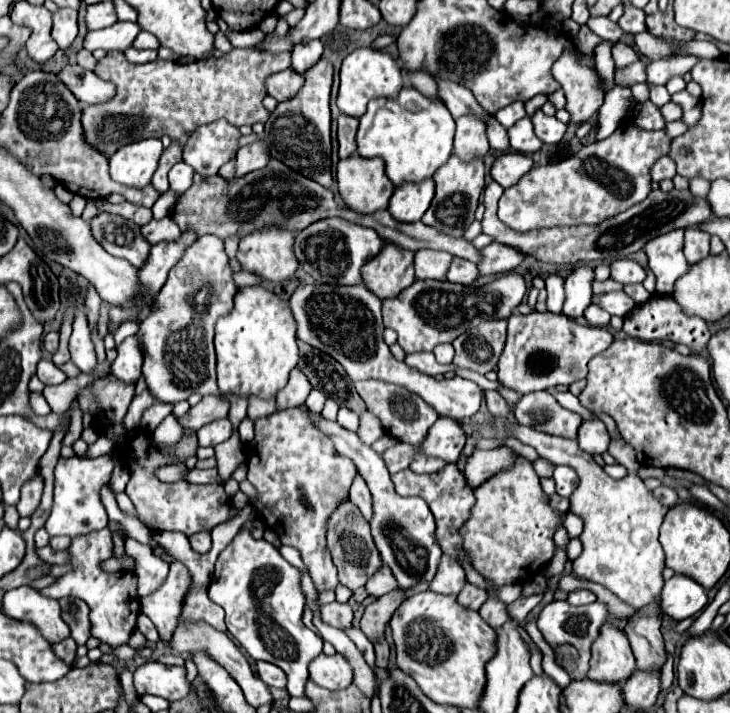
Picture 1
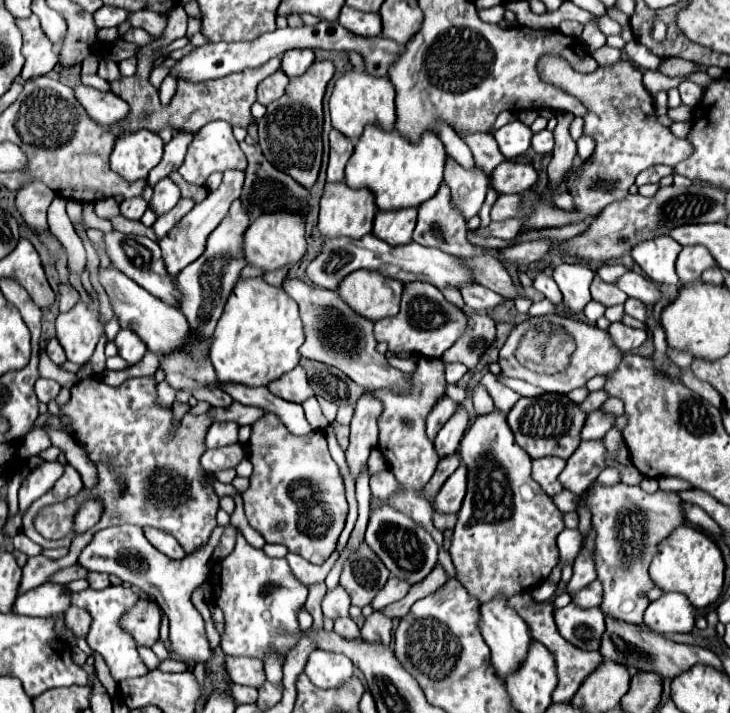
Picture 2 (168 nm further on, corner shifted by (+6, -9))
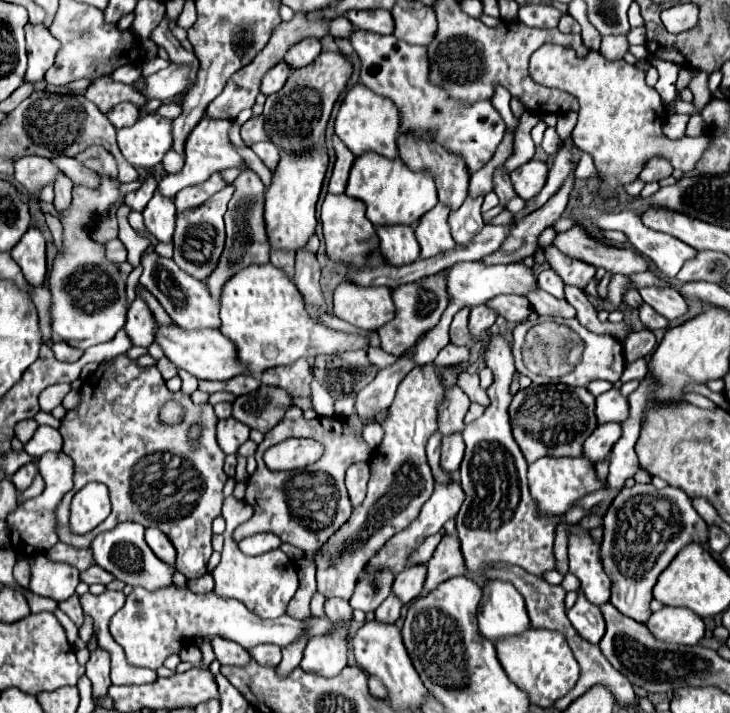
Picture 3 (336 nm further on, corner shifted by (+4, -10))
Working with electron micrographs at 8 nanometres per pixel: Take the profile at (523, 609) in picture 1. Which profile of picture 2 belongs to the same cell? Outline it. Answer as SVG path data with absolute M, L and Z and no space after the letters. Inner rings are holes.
M544 581L544 583L540 583L540 585L536 585L536 587L532 589L532 595L534 595L538 601L546 601L548 597L554 595L556 587L558 587L558 585L552 583L552 581Z

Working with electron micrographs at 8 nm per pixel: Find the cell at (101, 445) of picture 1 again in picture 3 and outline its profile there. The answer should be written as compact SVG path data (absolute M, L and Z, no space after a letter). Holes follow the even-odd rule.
M26 464L26 466L22 466L14 476L12 476L12 482L14 482L14 486L20 490L20 492L24 492L26 488L30 488L30 484L34 482L34 476L36 476L36 472L38 472L38 468L36 468L36 464Z

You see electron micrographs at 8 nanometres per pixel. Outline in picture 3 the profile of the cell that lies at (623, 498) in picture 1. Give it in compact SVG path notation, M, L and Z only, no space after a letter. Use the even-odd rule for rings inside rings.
M652 484L622 488L604 516L604 538L600 548L604 572L612 582L610 604L624 616L634 618L636 622L646 622L650 618L652 588L660 572L666 570L686 544L706 544L706 540L708 526L694 510L686 492L674 486L656 490Z

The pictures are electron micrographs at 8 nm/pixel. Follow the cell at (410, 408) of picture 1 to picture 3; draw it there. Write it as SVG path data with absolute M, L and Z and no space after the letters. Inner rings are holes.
M432 364L416 366L406 374L396 390L396 398L388 410L388 416L380 422L386 436L372 454L372 476L368 482L368 494L360 508L356 508L350 520L322 546L316 562L318 592L324 598L336 596L350 600L362 568L368 560L390 540L394 534L406 530L416 518L422 504L434 492L434 478L426 460L428 436L436 432L438 406L444 400L444 386L440 374Z

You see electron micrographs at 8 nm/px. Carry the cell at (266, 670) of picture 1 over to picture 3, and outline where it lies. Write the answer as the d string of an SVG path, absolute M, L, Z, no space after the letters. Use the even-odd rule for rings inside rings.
M212 638L212 648L216 654L216 660L222 666L246 666L250 662L250 654L240 644L234 644L224 638Z

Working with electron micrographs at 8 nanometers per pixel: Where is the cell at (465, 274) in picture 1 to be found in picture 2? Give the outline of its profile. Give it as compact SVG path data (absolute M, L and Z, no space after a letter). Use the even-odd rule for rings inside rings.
M468 285L468 287L462 287L460 289L466 305L474 311L488 311L488 309L494 309L498 305L502 305L506 299L482 285Z

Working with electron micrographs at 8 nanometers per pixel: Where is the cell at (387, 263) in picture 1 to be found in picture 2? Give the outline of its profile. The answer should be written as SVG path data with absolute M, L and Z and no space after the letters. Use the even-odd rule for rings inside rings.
M354 271L338 285L336 293L358 315L380 321L400 311L402 287L402 283L384 279L384 275L376 275L376 271Z

